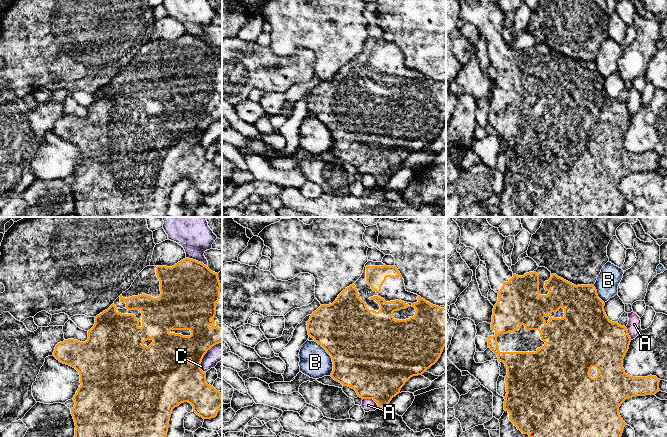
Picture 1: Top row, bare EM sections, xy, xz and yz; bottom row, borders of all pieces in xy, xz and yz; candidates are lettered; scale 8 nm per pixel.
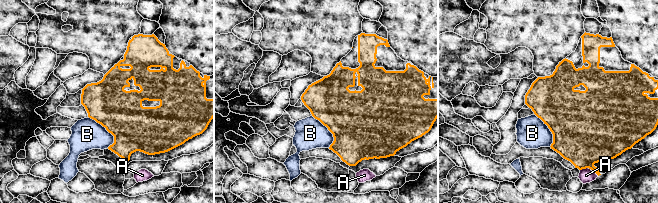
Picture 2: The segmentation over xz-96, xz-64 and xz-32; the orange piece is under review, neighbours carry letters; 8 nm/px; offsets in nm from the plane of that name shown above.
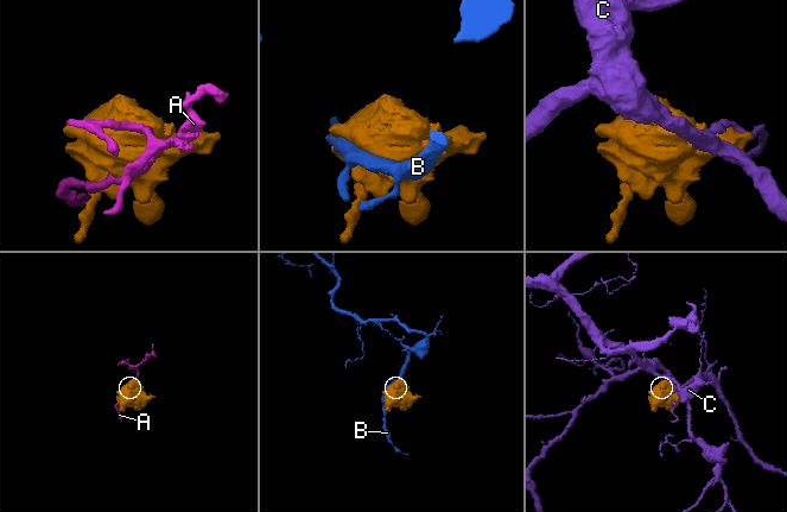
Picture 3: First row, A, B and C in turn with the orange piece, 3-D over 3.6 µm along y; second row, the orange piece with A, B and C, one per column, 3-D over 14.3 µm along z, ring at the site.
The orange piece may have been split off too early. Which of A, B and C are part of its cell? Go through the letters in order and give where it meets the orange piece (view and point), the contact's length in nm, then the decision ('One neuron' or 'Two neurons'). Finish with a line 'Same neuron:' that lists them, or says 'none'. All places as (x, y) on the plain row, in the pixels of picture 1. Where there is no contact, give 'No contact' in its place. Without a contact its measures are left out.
A: Touches orange at xz (371, 174). Shared border 140 nm. Two neurons
B: Touches orange at xz (331, 133). Shared border 320 nm. Two neurons
C: Touches orange at xy (197, 37). Shared border 190 nm. Two neurons
Same neuron: none

